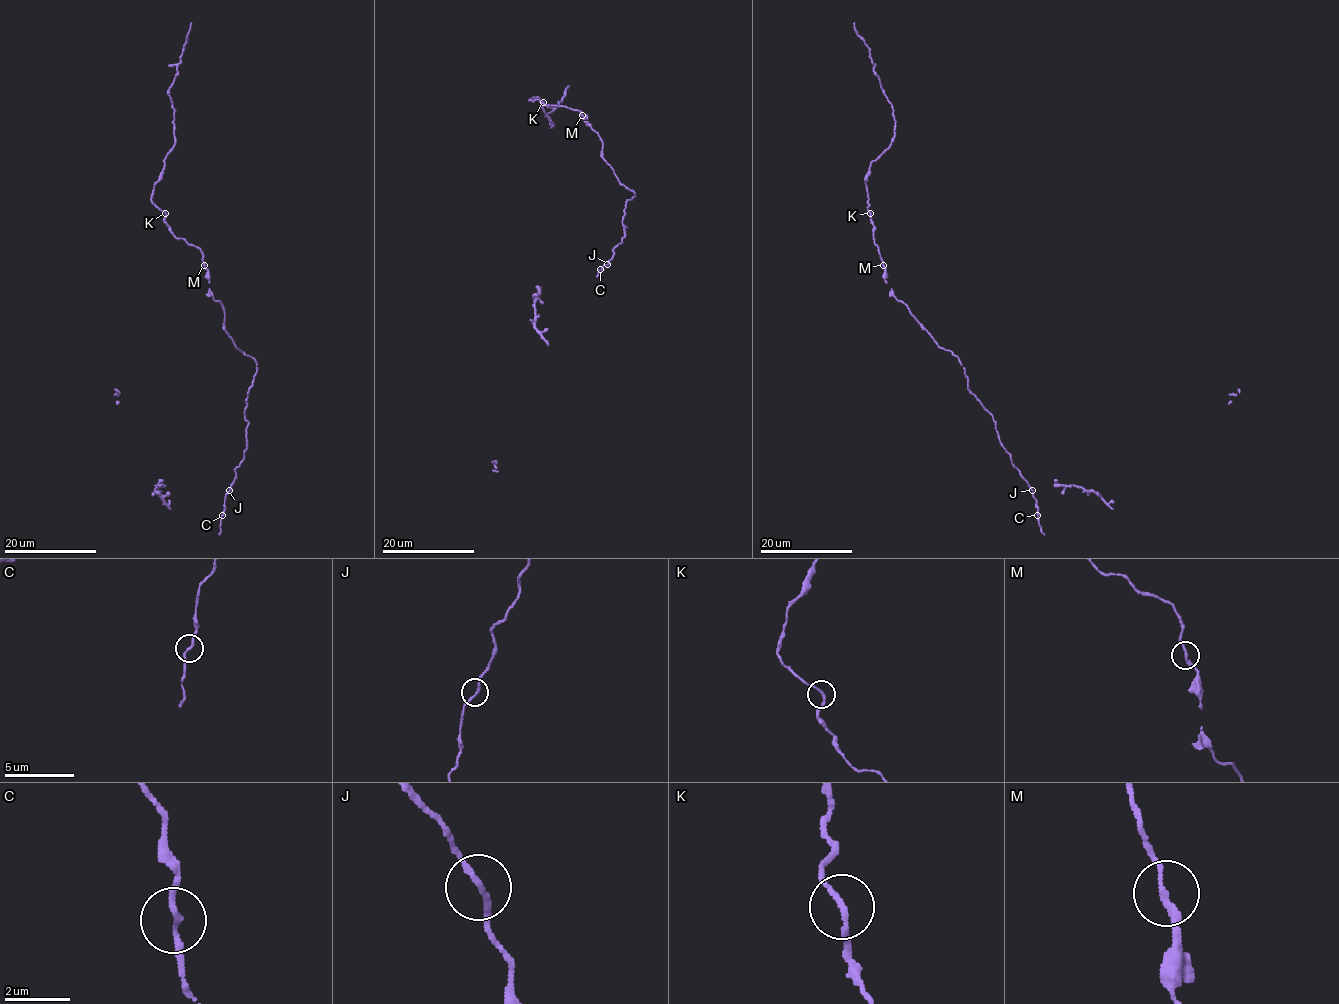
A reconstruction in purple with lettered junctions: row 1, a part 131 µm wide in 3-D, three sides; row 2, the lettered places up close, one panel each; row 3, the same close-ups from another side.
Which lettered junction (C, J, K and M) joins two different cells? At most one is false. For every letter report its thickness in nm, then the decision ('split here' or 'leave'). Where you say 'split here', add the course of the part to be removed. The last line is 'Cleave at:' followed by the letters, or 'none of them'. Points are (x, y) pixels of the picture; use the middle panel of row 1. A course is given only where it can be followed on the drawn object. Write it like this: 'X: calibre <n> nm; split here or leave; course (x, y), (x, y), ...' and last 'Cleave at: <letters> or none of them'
C: calibre 170 nm; leave
J: calibre 160 nm; leave
K: calibre 160 nm; leave
M: calibre 180 nm; leave
Cleave at: none of them

